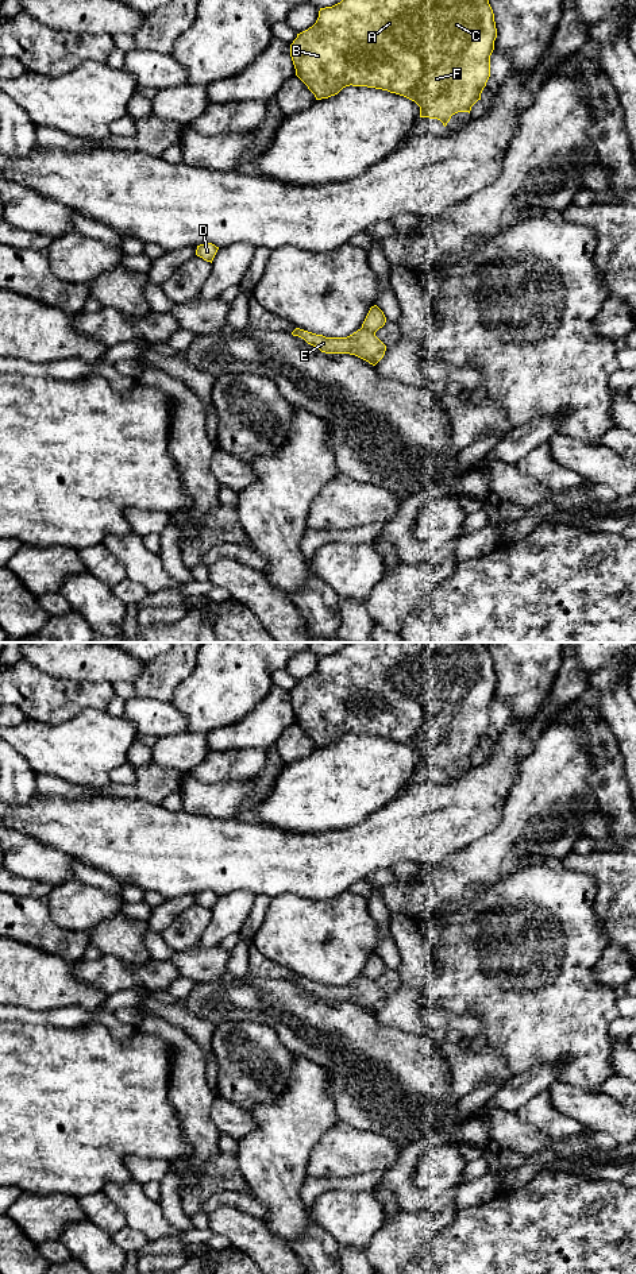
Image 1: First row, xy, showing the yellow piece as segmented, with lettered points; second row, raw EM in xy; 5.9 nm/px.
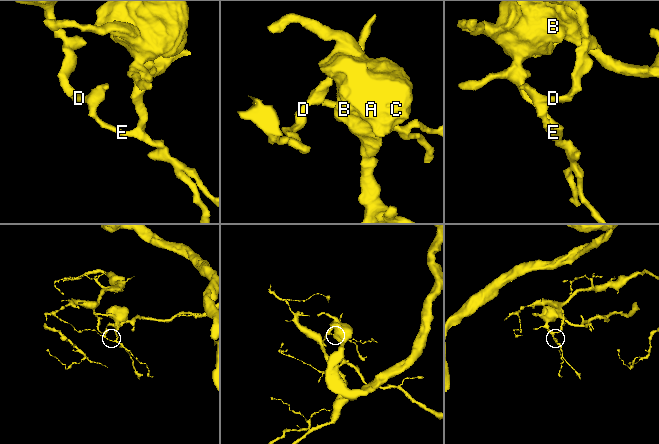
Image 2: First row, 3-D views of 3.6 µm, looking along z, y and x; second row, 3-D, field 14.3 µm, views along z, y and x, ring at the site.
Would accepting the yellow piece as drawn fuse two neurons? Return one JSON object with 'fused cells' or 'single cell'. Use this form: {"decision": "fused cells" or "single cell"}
{"decision": "fused cells"}

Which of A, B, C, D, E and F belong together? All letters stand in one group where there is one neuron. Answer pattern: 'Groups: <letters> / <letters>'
Groups: A B C F / D E

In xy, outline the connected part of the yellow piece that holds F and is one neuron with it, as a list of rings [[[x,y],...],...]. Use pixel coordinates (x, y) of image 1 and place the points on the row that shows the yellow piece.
[[[342,0],[332,7],[320,8],[316,23],[297,34],[290,45],[290,57],[296,76],[308,86],[316,100],[335,96],[350,85],[382,89],[415,101],[420,107],[420,117],[438,119],[446,127],[452,115],[470,113],[471,107],[481,100],[481,93],[490,77],[490,55],[494,50],[496,38],[497,28],[489,0]]]

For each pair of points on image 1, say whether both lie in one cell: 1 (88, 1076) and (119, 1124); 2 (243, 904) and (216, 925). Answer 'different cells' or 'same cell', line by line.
1: same cell
2: same cell

